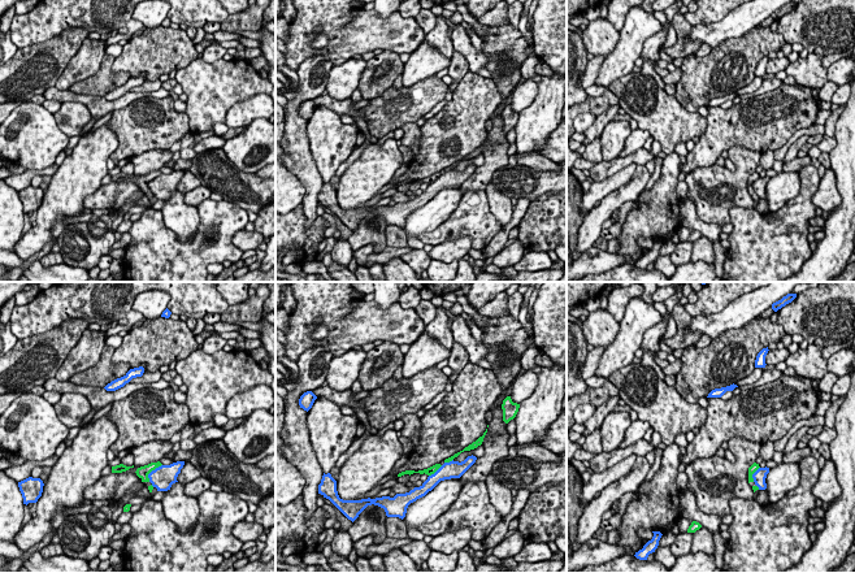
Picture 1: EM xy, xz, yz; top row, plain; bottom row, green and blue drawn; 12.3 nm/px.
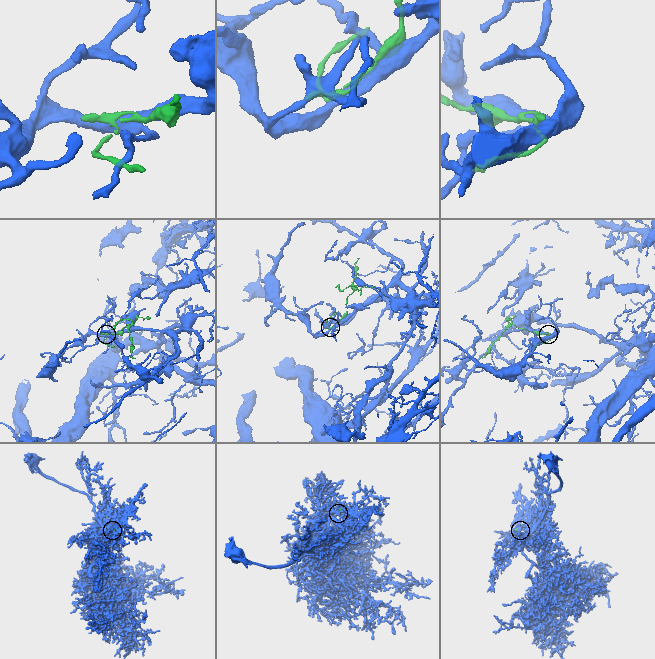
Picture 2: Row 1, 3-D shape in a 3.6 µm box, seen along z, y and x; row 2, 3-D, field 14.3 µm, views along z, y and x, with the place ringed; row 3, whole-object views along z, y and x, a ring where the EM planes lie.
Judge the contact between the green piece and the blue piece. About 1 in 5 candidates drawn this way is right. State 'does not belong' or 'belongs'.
does not belong

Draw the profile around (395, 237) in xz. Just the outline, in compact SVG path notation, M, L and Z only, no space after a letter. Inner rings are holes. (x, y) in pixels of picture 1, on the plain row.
M387 226L385 230L385 240L387 247L407 247L405 231L399 226Z

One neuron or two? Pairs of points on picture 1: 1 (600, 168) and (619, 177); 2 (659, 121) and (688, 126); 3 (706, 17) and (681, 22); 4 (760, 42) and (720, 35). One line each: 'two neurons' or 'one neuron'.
1: two neurons
2: one neuron
3: two neurons
4: two neurons

